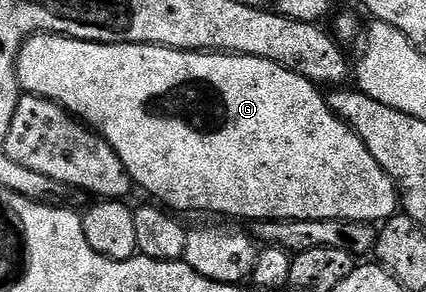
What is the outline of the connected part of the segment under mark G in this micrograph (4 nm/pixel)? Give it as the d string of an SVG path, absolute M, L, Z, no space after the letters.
M37 33L35 37L29 37L20 49L16 60L16 78L25 94L56 102L104 137L106 143L114 147L118 159L122 159L126 171L132 177L133 186L140 188L141 185L152 196L149 198L169 210L181 214L221 213L224 216L221 218L241 217L247 223L294 219L346 219L383 223L397 216L398 190L390 174L378 164L374 155L370 155L370 151L366 151L362 139L354 135L352 128L333 113L325 94L317 86L273 61L261 57L241 57L239 53L167 49L165 45L103 45L97 41L76 41L73 37L62 37L59 33Z

